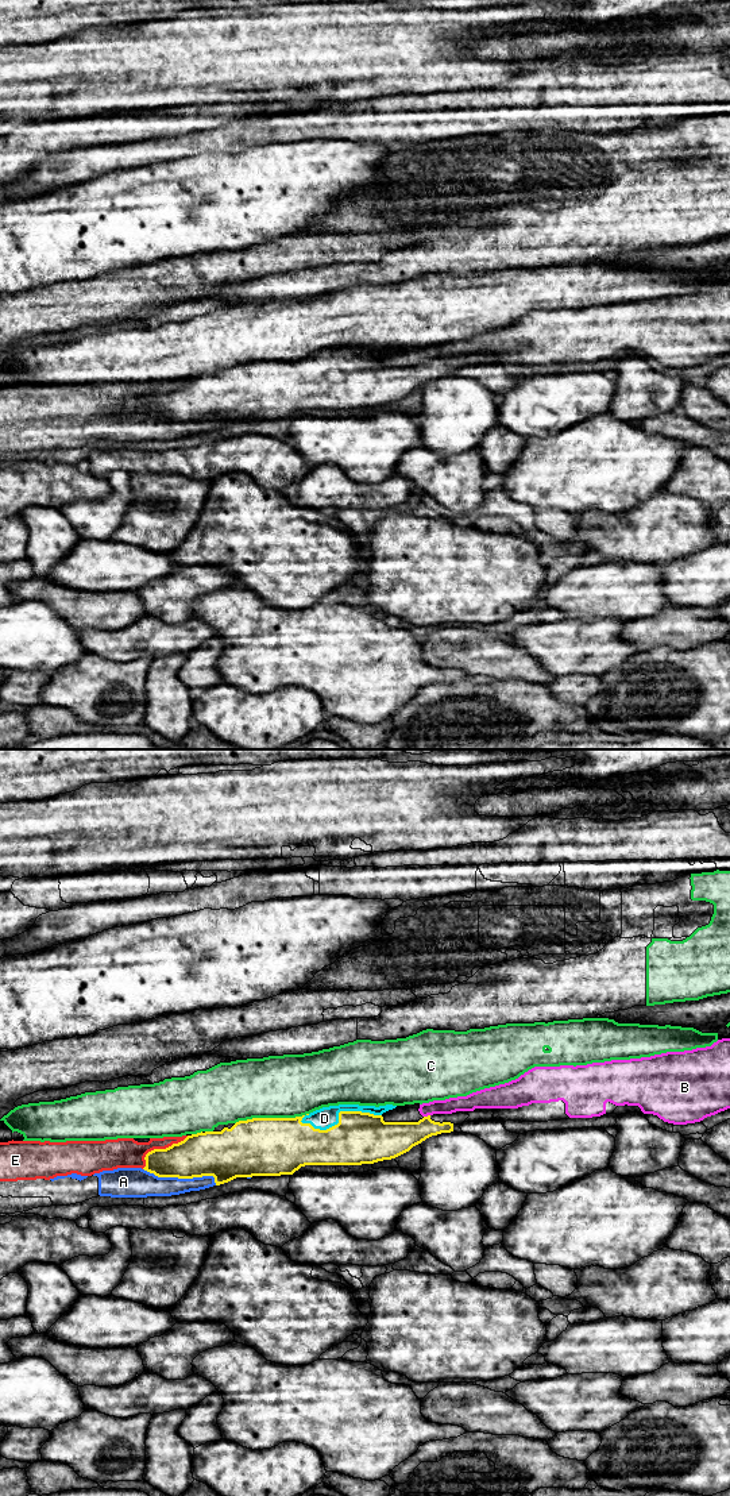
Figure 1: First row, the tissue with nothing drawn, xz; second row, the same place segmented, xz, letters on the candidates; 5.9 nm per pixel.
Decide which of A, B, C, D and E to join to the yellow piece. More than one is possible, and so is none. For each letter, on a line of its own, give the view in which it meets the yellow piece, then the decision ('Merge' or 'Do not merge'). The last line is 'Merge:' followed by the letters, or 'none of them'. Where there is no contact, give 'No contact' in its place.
A: Touches yellow in xz. Do not merge
B: Touches yellow in xz. Do not merge
C: Touches yellow in xz. Do not merge
D: Touches yellow in xz. Merge
E: Touches yellow in xz. Do not merge
Merge: D

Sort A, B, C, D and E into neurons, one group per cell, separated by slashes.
A E / B / C / D

